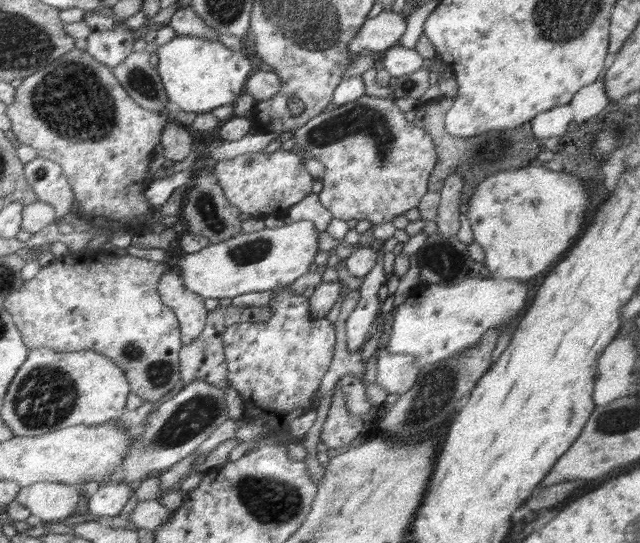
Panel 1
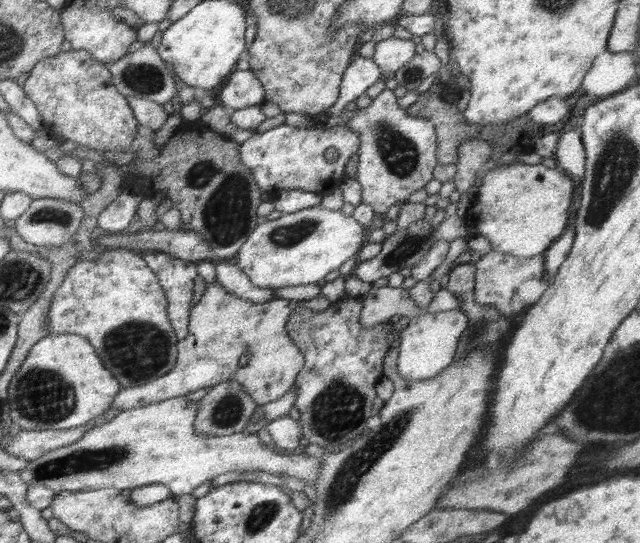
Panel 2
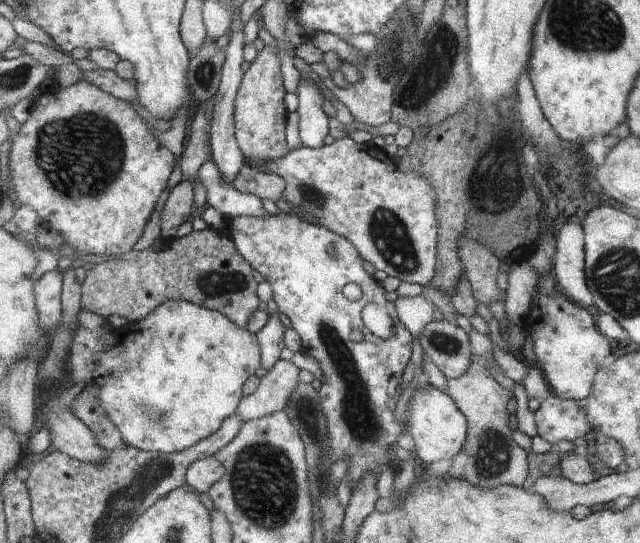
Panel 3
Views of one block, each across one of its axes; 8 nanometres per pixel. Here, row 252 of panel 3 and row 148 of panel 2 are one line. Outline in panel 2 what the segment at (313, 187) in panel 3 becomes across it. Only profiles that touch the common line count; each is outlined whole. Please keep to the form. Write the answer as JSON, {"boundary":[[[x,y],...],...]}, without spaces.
{"boundary":[[[391,89],[382,90],[376,98],[373,98],[370,106],[362,109],[364,111],[353,115],[350,123],[345,125],[361,137],[356,180],[362,186],[361,200],[372,206],[375,214],[385,214],[390,206],[398,201],[406,202],[411,194],[426,186],[433,179],[433,171],[439,166],[436,128],[433,121],[428,119],[412,120],[409,114],[394,114],[396,96]]]}

